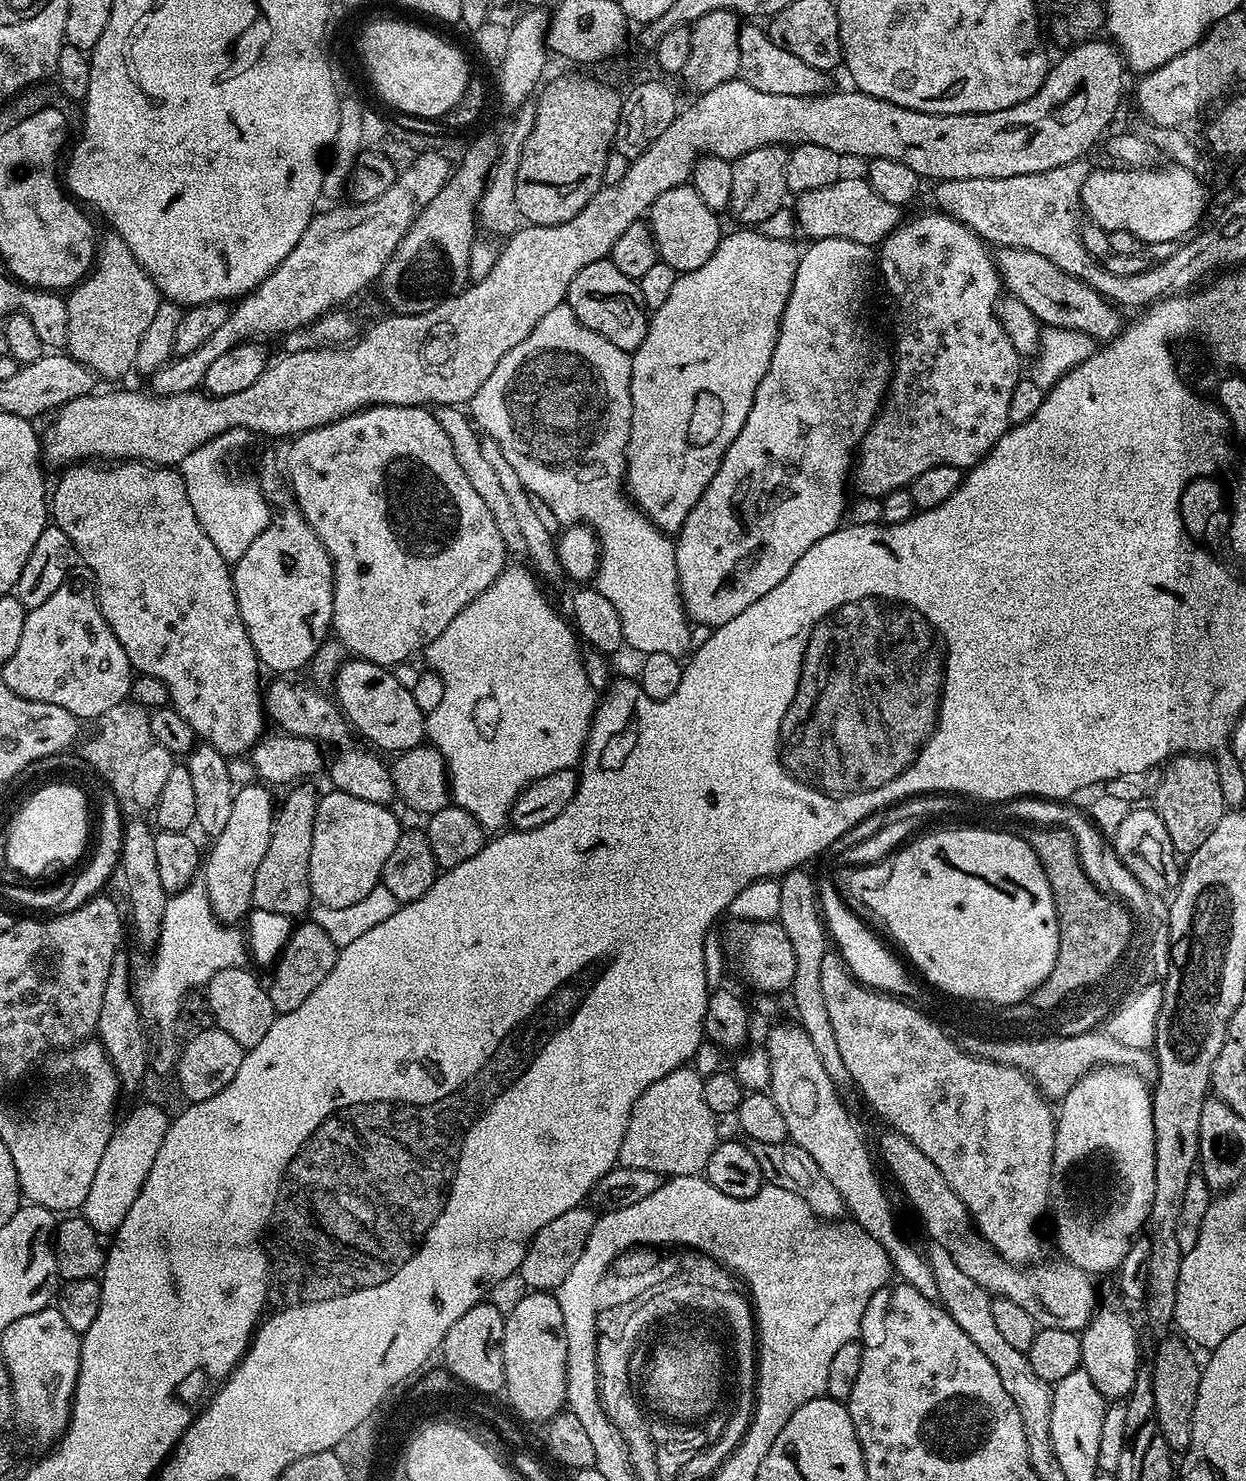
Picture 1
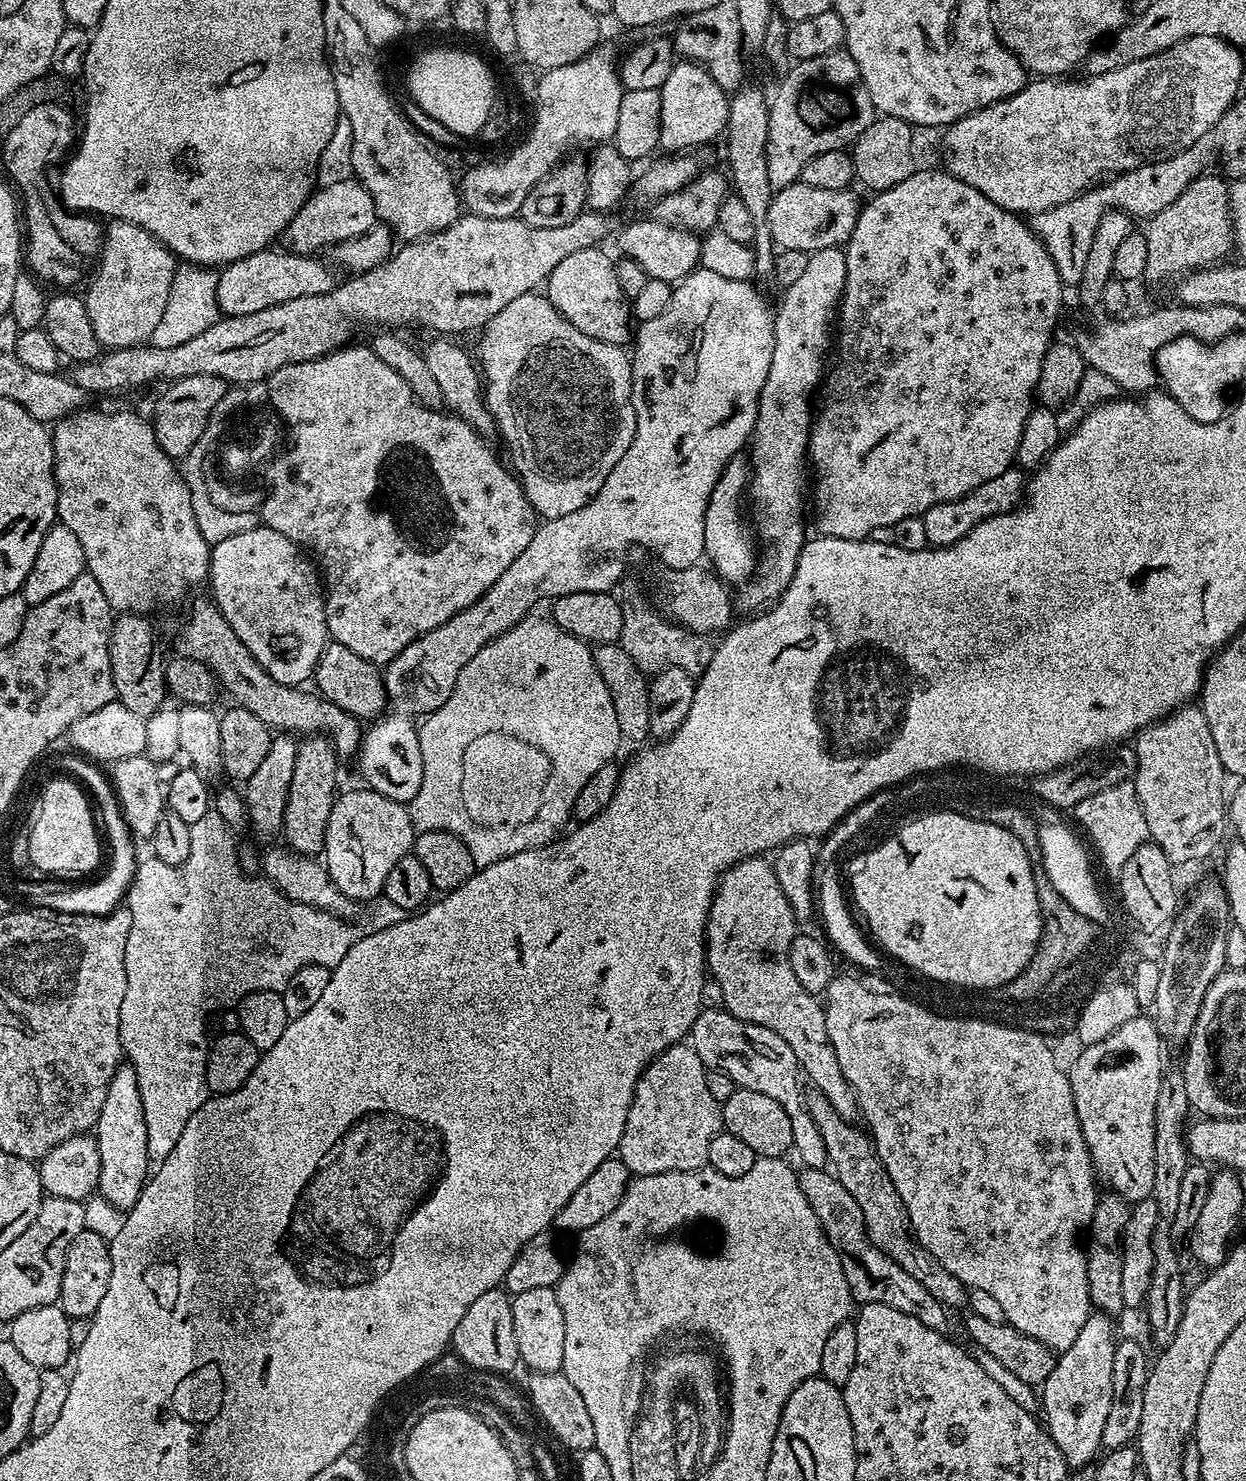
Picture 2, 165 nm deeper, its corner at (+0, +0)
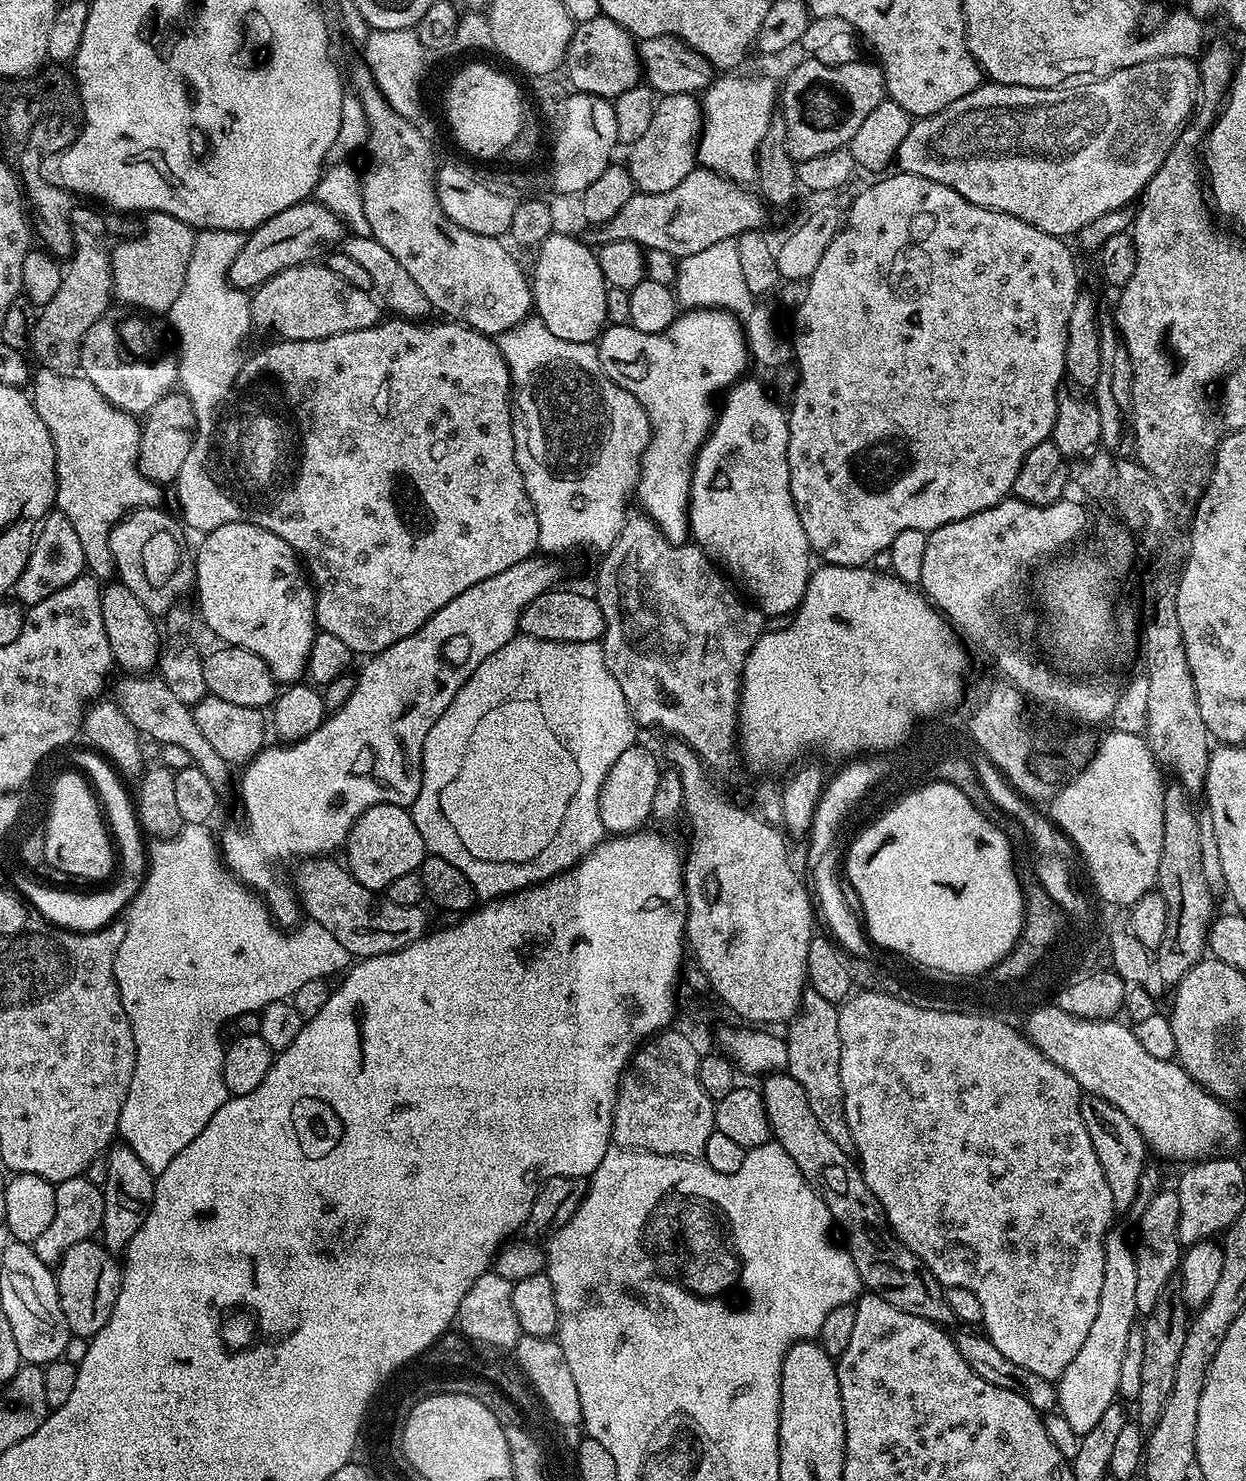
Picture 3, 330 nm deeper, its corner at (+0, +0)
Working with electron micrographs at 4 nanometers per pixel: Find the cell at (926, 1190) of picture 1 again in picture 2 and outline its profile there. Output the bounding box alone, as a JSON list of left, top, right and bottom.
[704,855,860,1121]

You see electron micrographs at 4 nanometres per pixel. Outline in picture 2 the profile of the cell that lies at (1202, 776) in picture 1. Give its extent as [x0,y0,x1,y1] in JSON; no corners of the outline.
[1134,706,1226,866]

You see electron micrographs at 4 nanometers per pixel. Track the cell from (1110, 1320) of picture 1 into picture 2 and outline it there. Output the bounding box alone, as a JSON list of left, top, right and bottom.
[1086,1194,1132,1318]

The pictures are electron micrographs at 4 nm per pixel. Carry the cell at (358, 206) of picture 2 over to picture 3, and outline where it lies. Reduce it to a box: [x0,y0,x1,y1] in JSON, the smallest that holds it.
[227,202,345,290]

